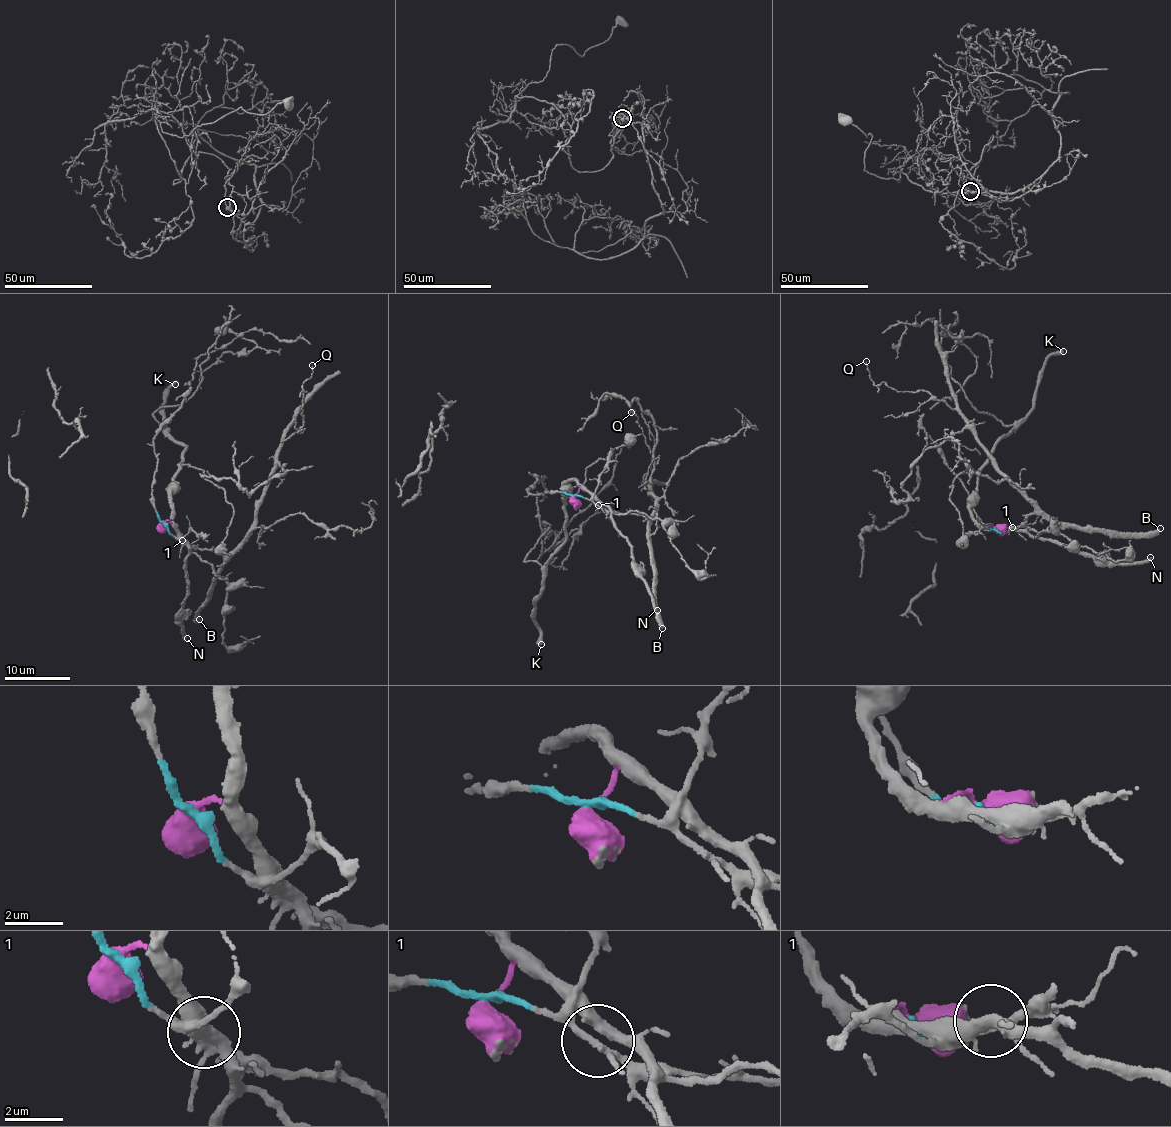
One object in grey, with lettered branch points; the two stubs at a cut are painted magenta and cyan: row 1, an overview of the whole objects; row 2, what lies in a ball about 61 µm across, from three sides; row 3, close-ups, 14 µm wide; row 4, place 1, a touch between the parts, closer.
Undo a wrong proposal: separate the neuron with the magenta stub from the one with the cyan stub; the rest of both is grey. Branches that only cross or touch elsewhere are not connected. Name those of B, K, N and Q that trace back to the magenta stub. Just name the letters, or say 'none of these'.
K, N

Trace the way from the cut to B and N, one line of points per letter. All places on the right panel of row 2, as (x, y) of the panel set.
B: (993, 528), (1004, 532), (1016, 528), (1025, 522), (1030, 513), (1141, 536), (1152, 536), (1160, 528)
N: (993, 528), (991, 525), (987, 527), (1009, 527), (1123, 563), (1140, 564), (1151, 557)

